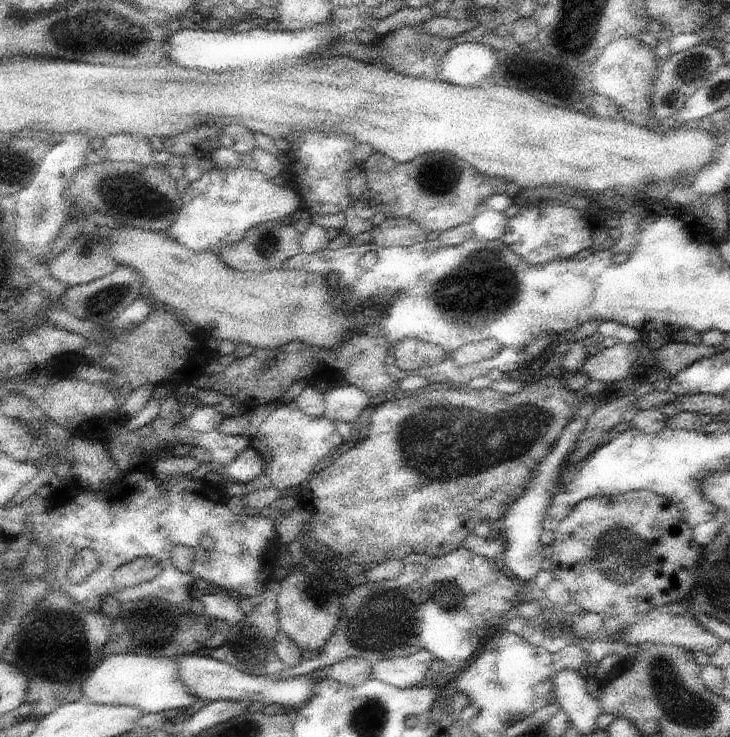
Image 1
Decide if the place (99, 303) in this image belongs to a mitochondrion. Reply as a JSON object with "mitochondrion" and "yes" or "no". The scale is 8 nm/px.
{"mitochondrion":"yes"}

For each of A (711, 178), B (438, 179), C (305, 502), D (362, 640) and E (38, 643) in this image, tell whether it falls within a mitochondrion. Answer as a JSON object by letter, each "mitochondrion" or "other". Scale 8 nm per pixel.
{"A":"other","B":"mitochondrion","C":"other","D":"mitochondrion","E":"mitochondrion"}

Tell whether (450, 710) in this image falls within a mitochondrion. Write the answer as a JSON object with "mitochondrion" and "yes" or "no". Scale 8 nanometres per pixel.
{"mitochondrion":"no"}

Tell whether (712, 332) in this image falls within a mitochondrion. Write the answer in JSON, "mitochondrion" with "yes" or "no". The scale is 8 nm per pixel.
{"mitochondrion":"no"}

